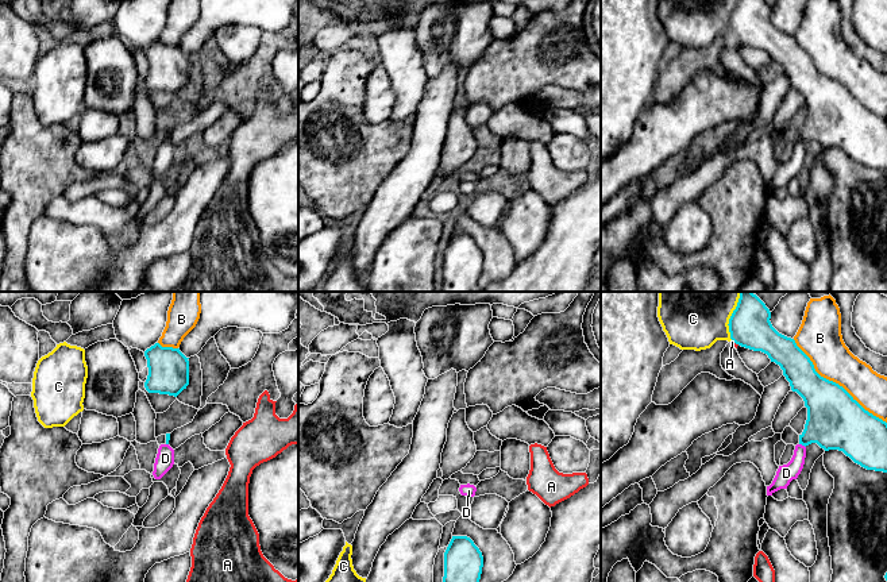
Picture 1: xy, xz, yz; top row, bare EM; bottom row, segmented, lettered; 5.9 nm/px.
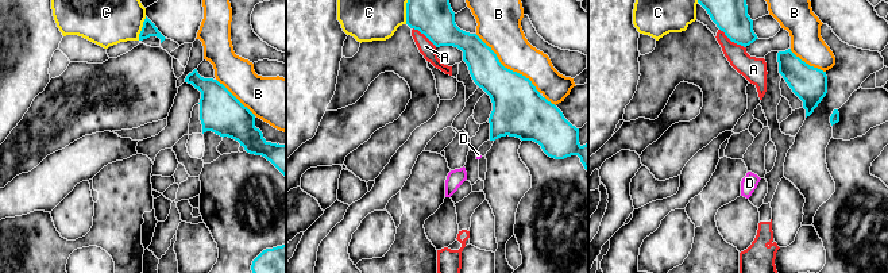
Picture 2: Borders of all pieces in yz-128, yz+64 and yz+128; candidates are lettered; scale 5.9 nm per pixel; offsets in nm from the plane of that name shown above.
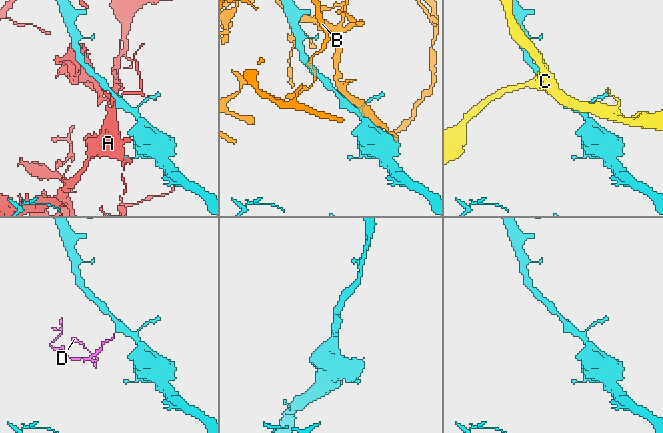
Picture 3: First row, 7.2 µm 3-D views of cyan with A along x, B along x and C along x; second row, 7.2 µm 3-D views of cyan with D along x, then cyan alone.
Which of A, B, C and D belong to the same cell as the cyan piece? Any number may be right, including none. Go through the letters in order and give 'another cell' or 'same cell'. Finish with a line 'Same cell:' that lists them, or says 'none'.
A: another cell
B: another cell
C: another cell
D: same cell
Same cell: D

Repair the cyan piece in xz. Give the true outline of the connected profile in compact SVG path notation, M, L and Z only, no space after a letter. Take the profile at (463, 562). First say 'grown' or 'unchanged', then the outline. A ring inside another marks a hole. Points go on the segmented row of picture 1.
unchanged | M452 536L444 552L443 582L479 582L483 556L467 536Z

